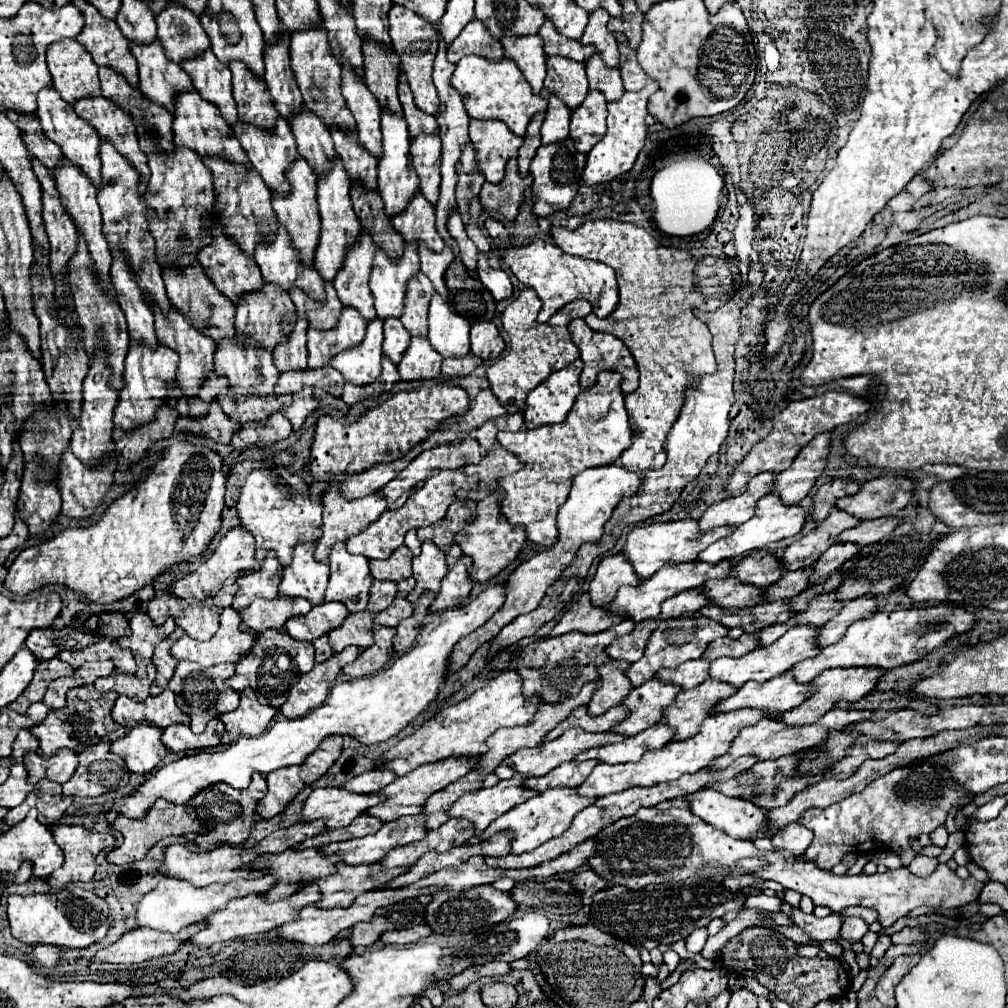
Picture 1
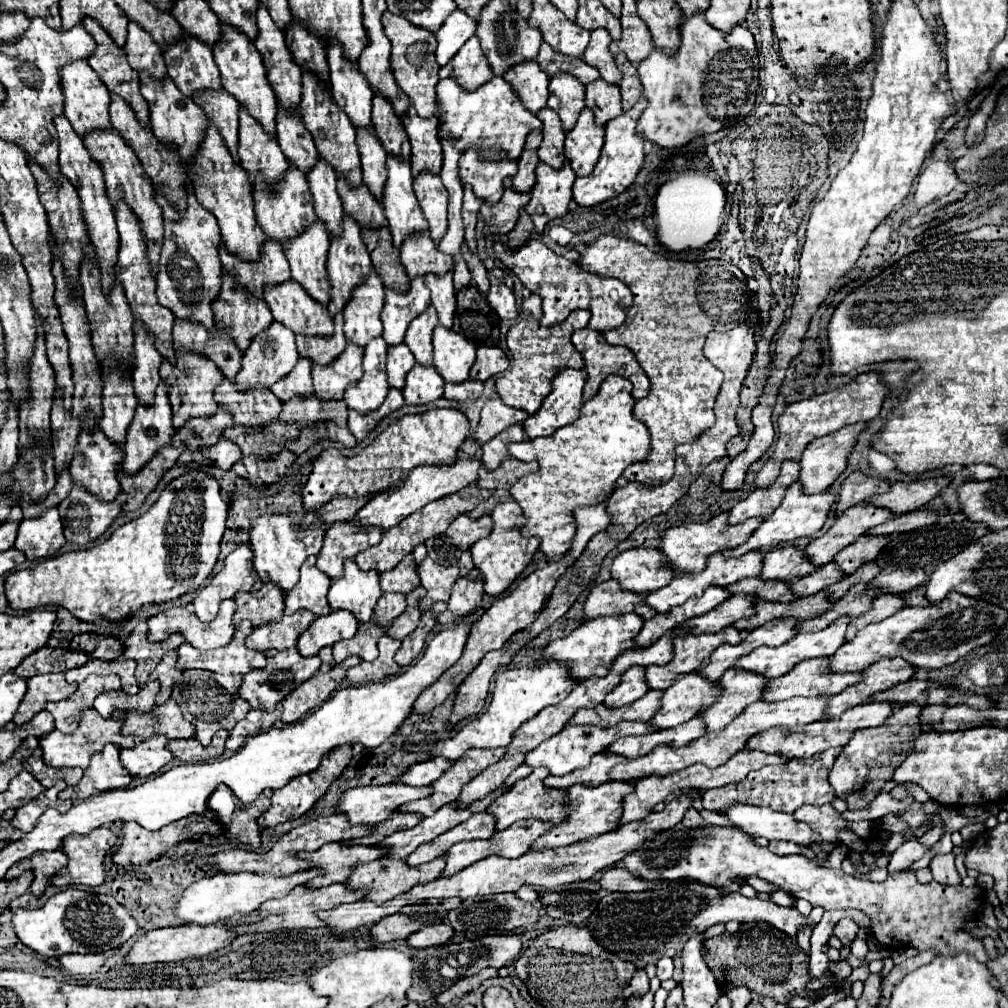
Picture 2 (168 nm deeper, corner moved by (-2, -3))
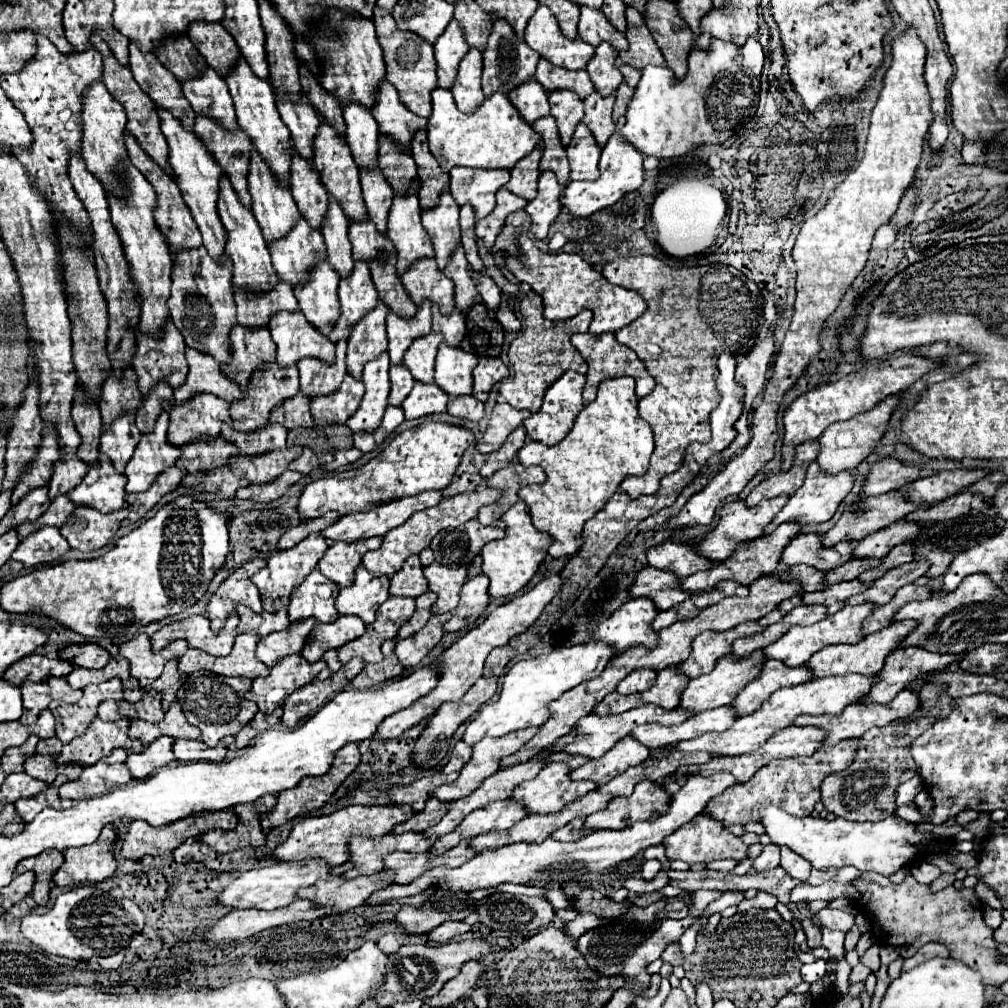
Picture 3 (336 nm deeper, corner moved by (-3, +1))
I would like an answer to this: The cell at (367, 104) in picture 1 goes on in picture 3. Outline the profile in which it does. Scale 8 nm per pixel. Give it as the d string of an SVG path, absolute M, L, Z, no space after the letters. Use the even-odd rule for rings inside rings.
M361 169L361 187L363 187L363 199L367 205L369 219L377 225L379 233L385 233L389 205L393 203L393 189L385 181L381 169L363 171Z

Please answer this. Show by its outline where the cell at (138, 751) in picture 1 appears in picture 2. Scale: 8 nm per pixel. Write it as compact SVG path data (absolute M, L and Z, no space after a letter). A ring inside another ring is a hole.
M164 735L142 739L132 749L120 749L120 761L132 777L136 779L150 777L158 773L172 759L172 753L166 747L166 743L168 737Z

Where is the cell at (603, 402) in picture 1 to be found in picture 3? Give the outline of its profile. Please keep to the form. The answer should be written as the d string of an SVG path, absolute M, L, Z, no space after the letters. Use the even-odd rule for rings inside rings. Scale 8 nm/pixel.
M615 377L607 379L597 389L597 399L587 403L585 409L577 415L573 429L567 433L563 441L553 447L547 447L537 441L529 441L519 451L519 461L525 467L539 465L547 473L547 481L543 485L533 485L529 491L519 491L519 497L529 505L533 525L539 531L545 531L553 537L553 545L549 547L551 557L565 557L575 555L581 545L581 533L587 519L591 519L617 491L619 483L627 475L643 475L649 467L649 457L653 453L653 431L647 421L643 421L637 413L637 395L635 395L635 381L633 377Z

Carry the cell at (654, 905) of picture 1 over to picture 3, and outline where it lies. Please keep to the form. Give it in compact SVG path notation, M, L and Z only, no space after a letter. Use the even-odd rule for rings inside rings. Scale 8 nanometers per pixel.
M689 911L689 915L681 921L663 919L661 927L655 931L649 929L649 923L637 923L637 921L621 919L613 925L603 925L599 929L593 929L593 931L581 935L577 941L577 949L585 957L587 965L591 969L597 969L597 973L603 973L607 977L621 975L627 981L637 981L639 985L647 985L651 979L651 975L647 973L647 965L653 963L655 959L659 959L661 953L665 951L665 947L673 941L679 941L683 931L695 923L695 917L691 913L693 911Z

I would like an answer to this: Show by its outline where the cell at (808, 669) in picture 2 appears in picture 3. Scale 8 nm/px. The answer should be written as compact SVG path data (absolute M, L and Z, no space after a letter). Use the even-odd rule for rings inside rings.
M895 621L893 625L867 635L863 641L855 643L855 645L829 645L825 649L821 649L819 653L815 653L805 665L811 669L813 677L827 677L827 675L849 675L849 673L861 673L861 675L877 675L883 669L885 657L895 651L901 641L917 627L919 621Z

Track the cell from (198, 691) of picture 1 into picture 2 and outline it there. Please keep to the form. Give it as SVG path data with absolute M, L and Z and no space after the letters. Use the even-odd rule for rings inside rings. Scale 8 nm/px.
M204 669L182 671L180 681L172 689L172 697L182 709L182 715L196 727L196 739L208 745L218 729L232 729L236 721L244 719L250 711L248 701L238 697L238 687L242 685L242 675L220 675Z

